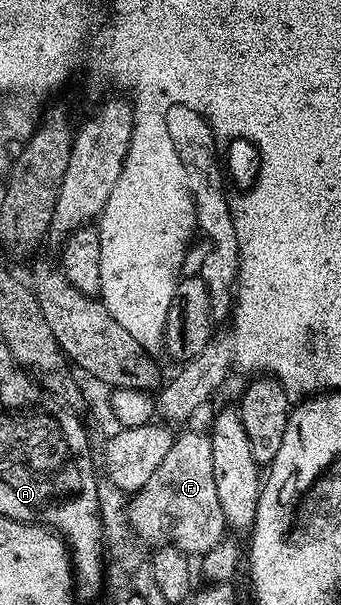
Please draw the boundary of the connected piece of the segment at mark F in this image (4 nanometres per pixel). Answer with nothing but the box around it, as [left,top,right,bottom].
[126,428,228,556]

